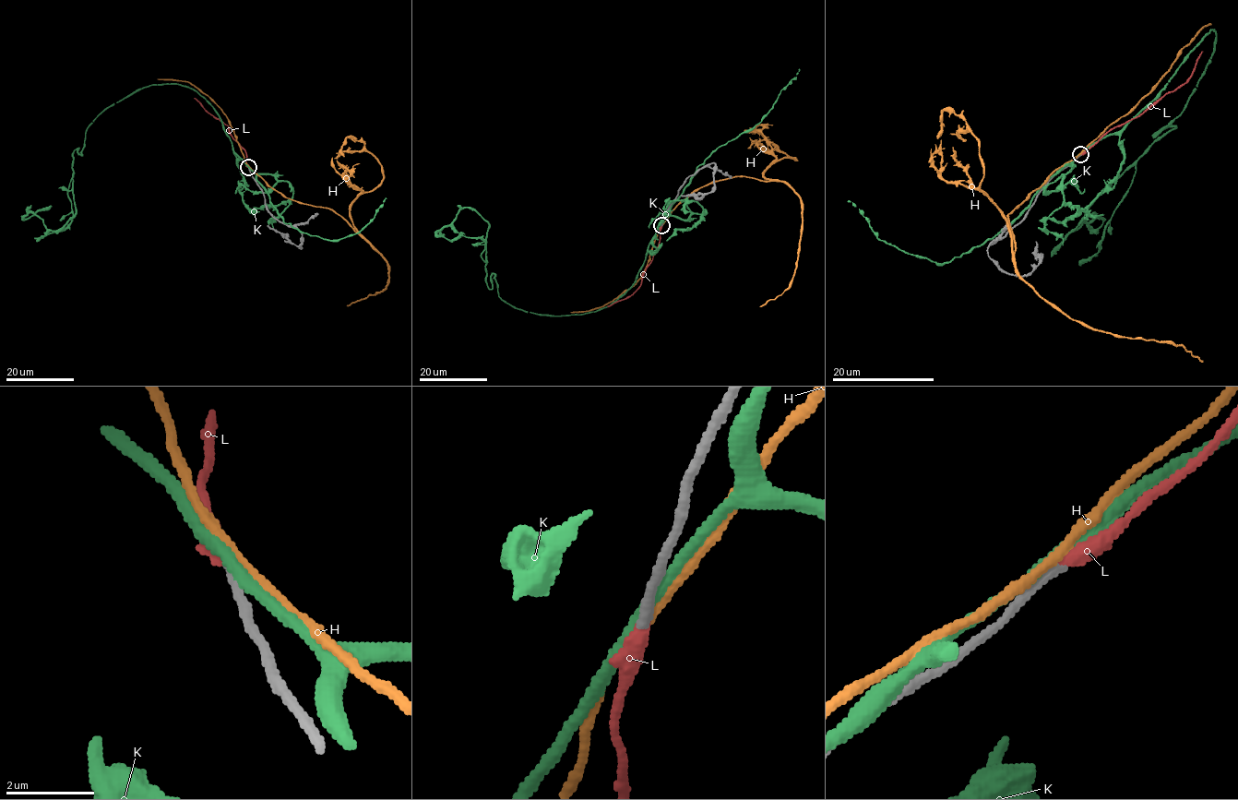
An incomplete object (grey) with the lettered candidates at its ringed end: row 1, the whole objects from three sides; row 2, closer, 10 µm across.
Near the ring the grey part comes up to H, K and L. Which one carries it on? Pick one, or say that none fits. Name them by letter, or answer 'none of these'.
L

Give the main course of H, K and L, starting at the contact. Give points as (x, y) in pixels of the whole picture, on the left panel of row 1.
H: (249, 167), (286, 197), (332, 209), (386, 263), (388, 282), (384, 290), (347, 305)
K: (249, 168), (202, 96), (150, 85), (106, 107), (72, 152), (76, 213), (55, 231), (24, 218), (51, 206)
L: (248, 166), (245, 151), (231, 136), (227, 125), (209, 114), (194, 98)

